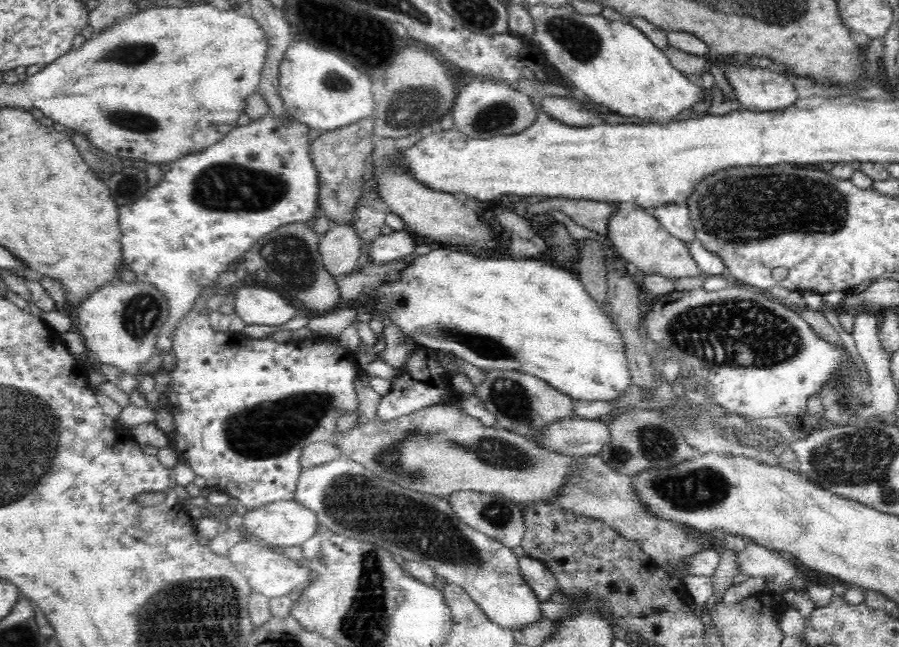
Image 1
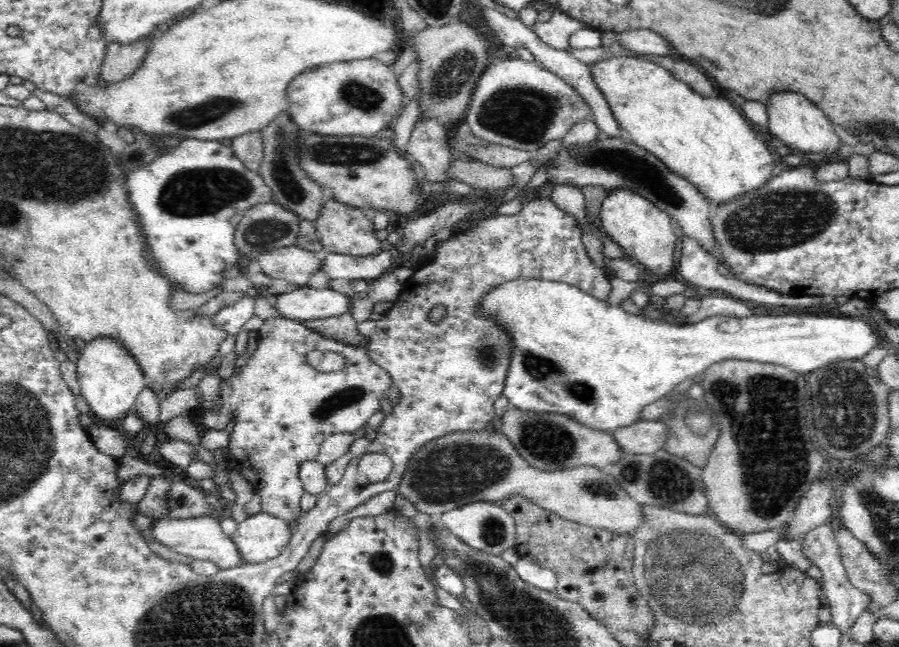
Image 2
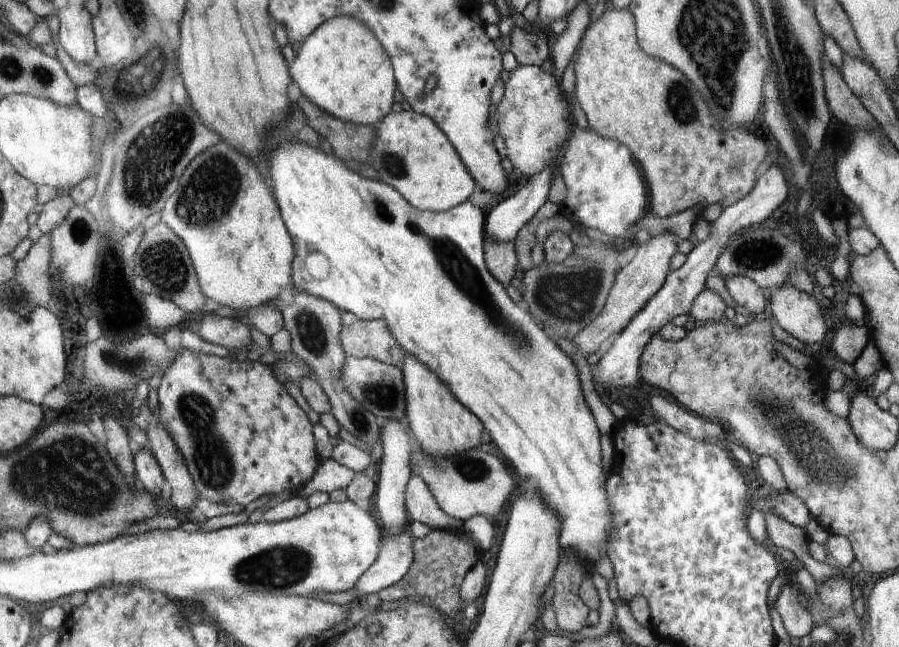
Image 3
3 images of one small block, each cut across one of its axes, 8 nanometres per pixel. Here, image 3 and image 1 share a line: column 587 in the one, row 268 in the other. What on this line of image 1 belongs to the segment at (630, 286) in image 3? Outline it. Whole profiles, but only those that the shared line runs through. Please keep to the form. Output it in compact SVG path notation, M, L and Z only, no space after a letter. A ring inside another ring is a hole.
M335 225L322 235L319 252L327 273L337 277L360 269L362 248L363 241L354 226Z

